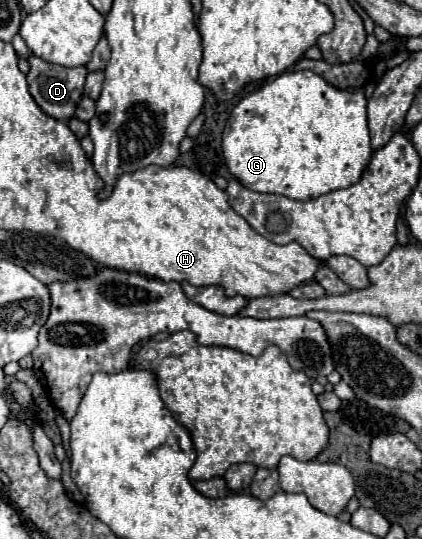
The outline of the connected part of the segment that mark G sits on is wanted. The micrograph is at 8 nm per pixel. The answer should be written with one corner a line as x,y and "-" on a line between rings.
288,71
272,81
268,79
232,109
222,135
222,151
229,172
250,191
306,201
328,191
346,189
360,181
372,159
364,89
338,89
312,71

